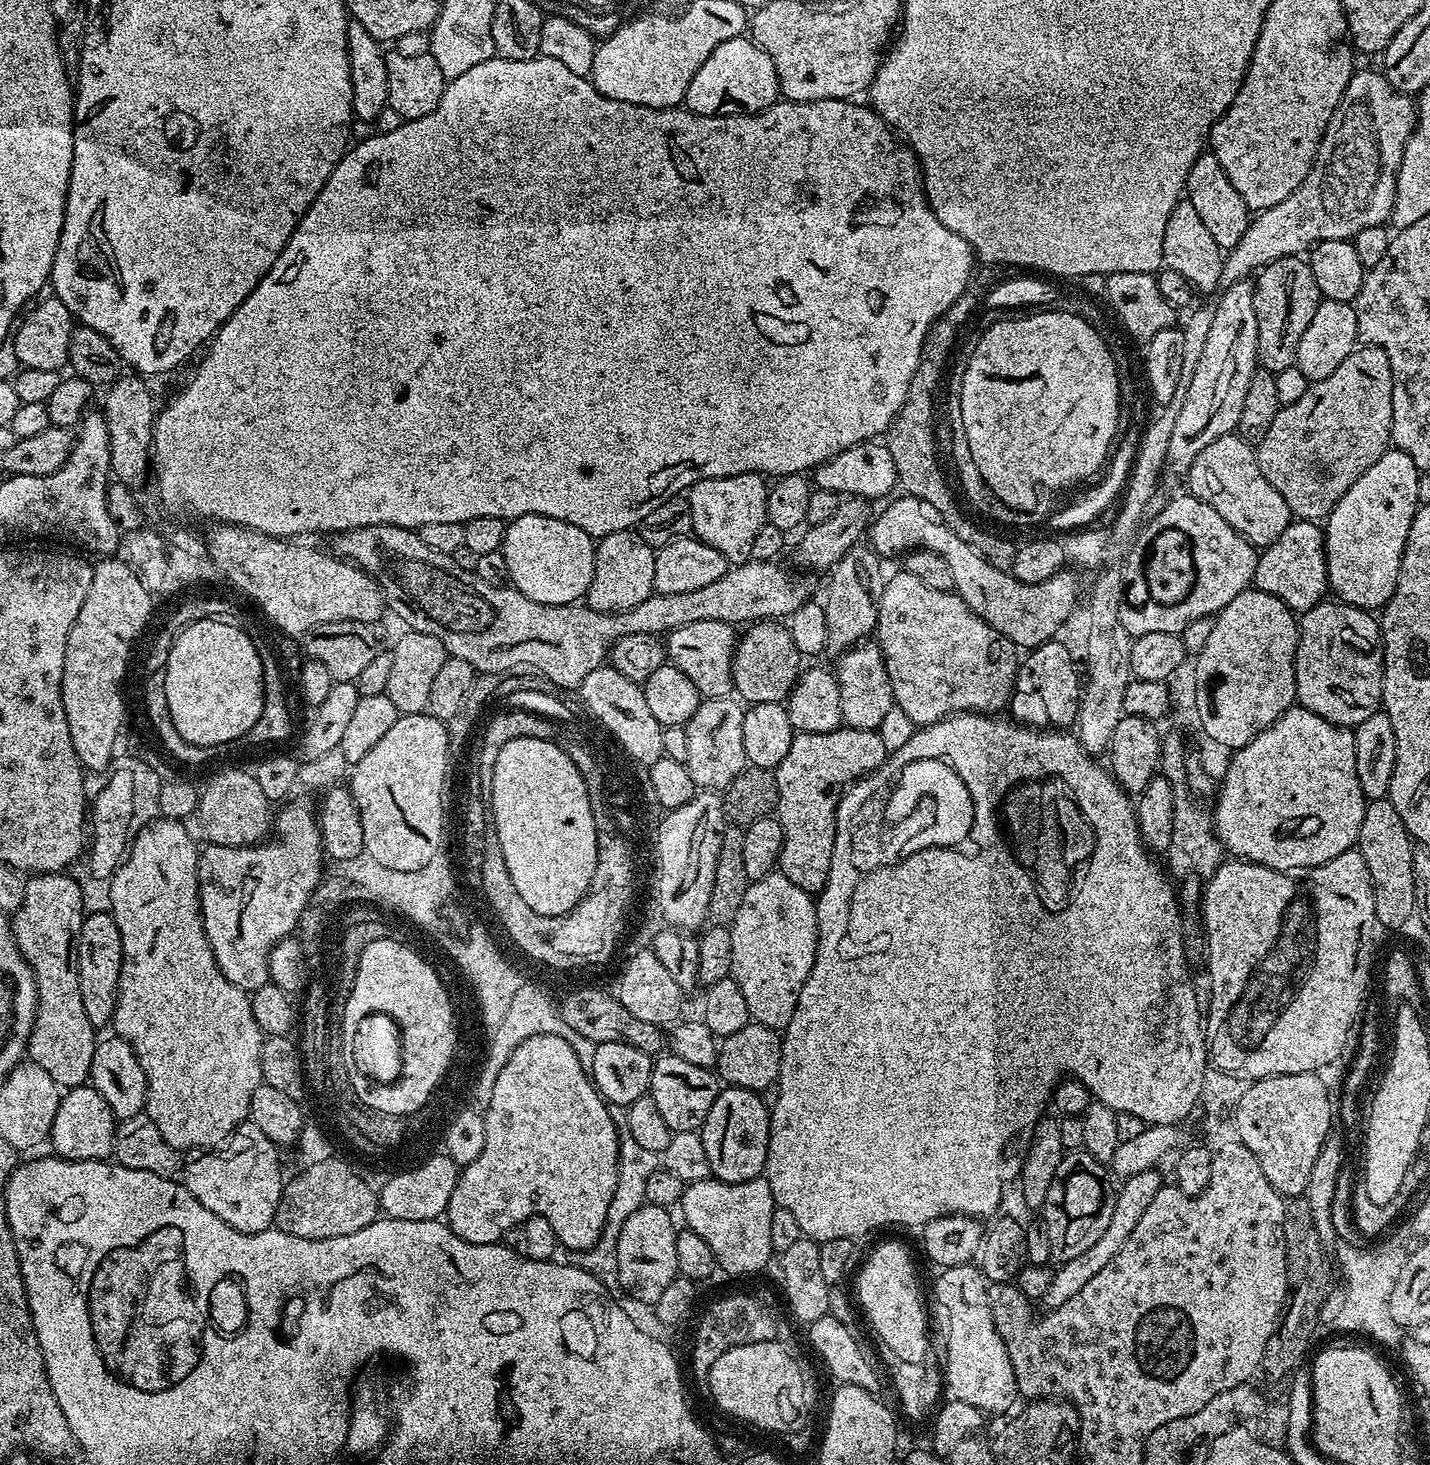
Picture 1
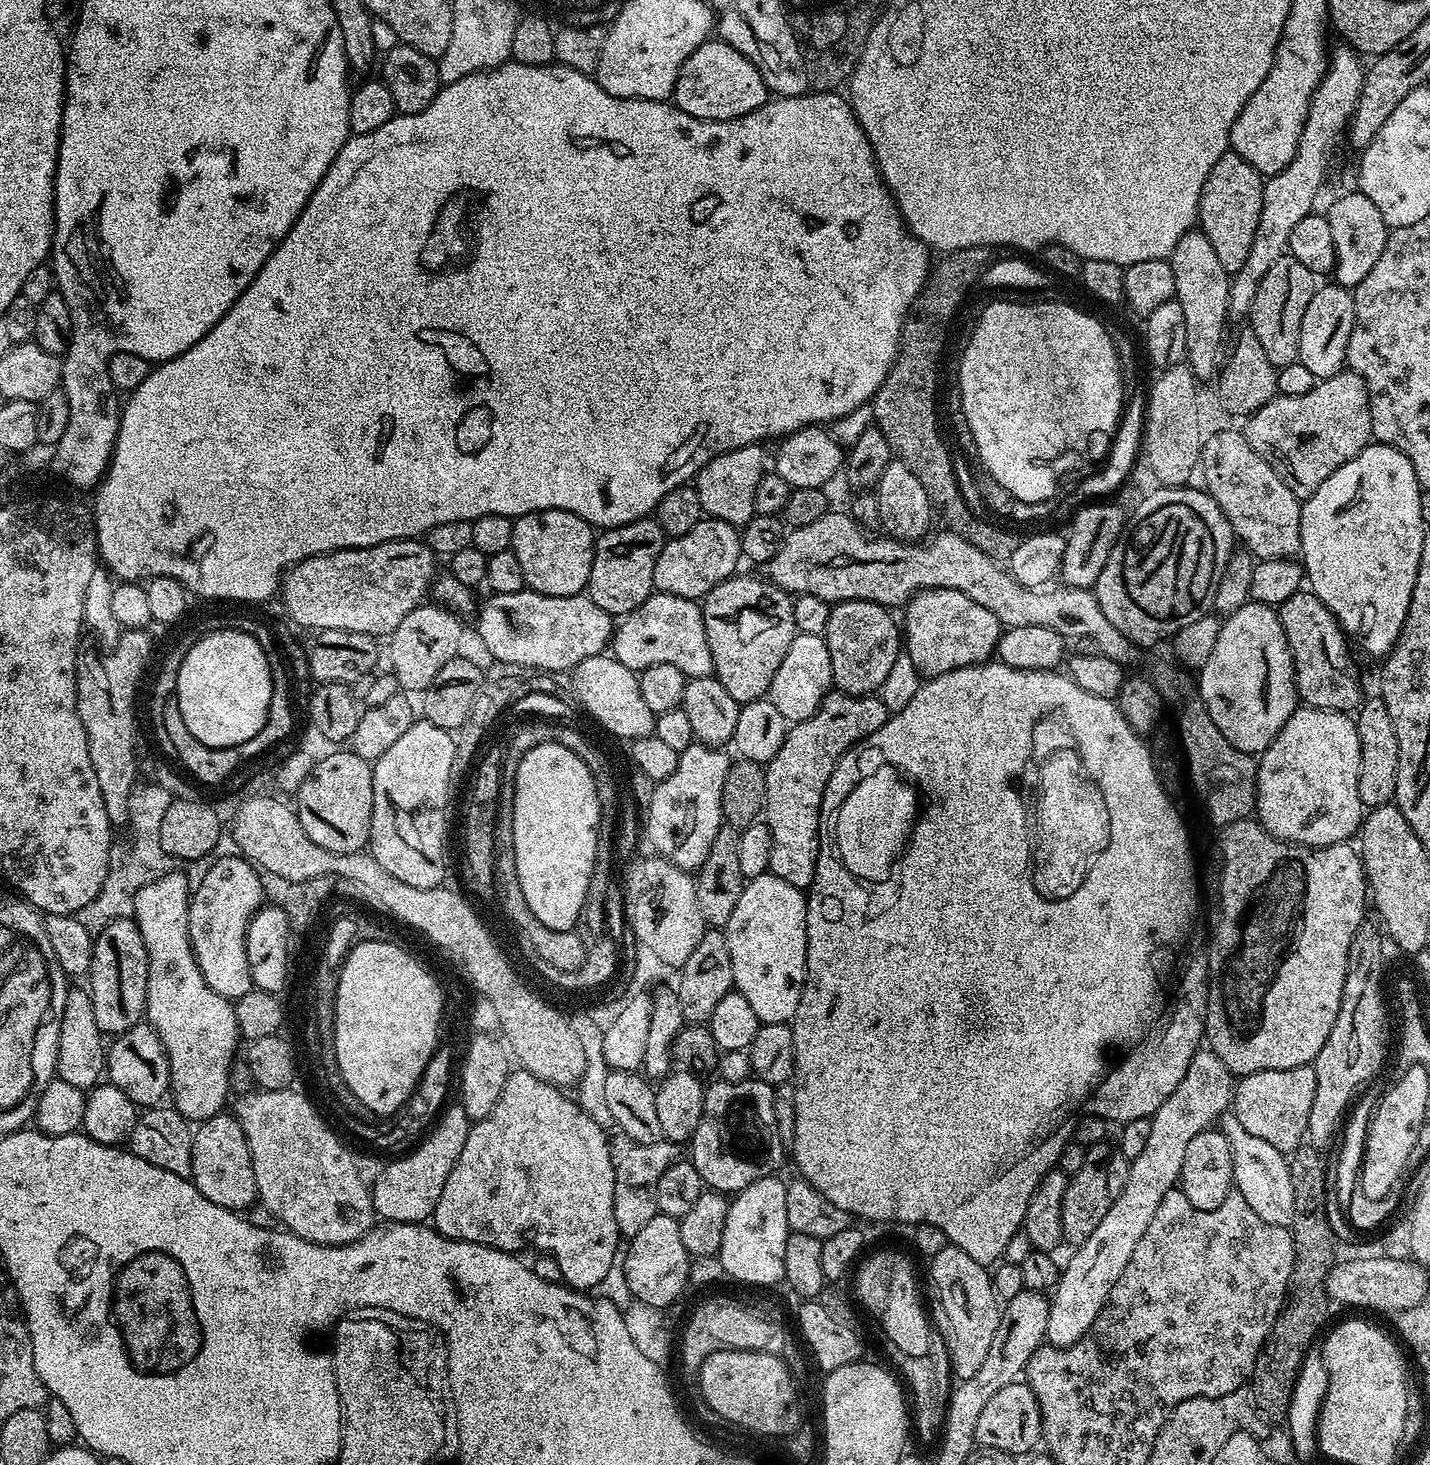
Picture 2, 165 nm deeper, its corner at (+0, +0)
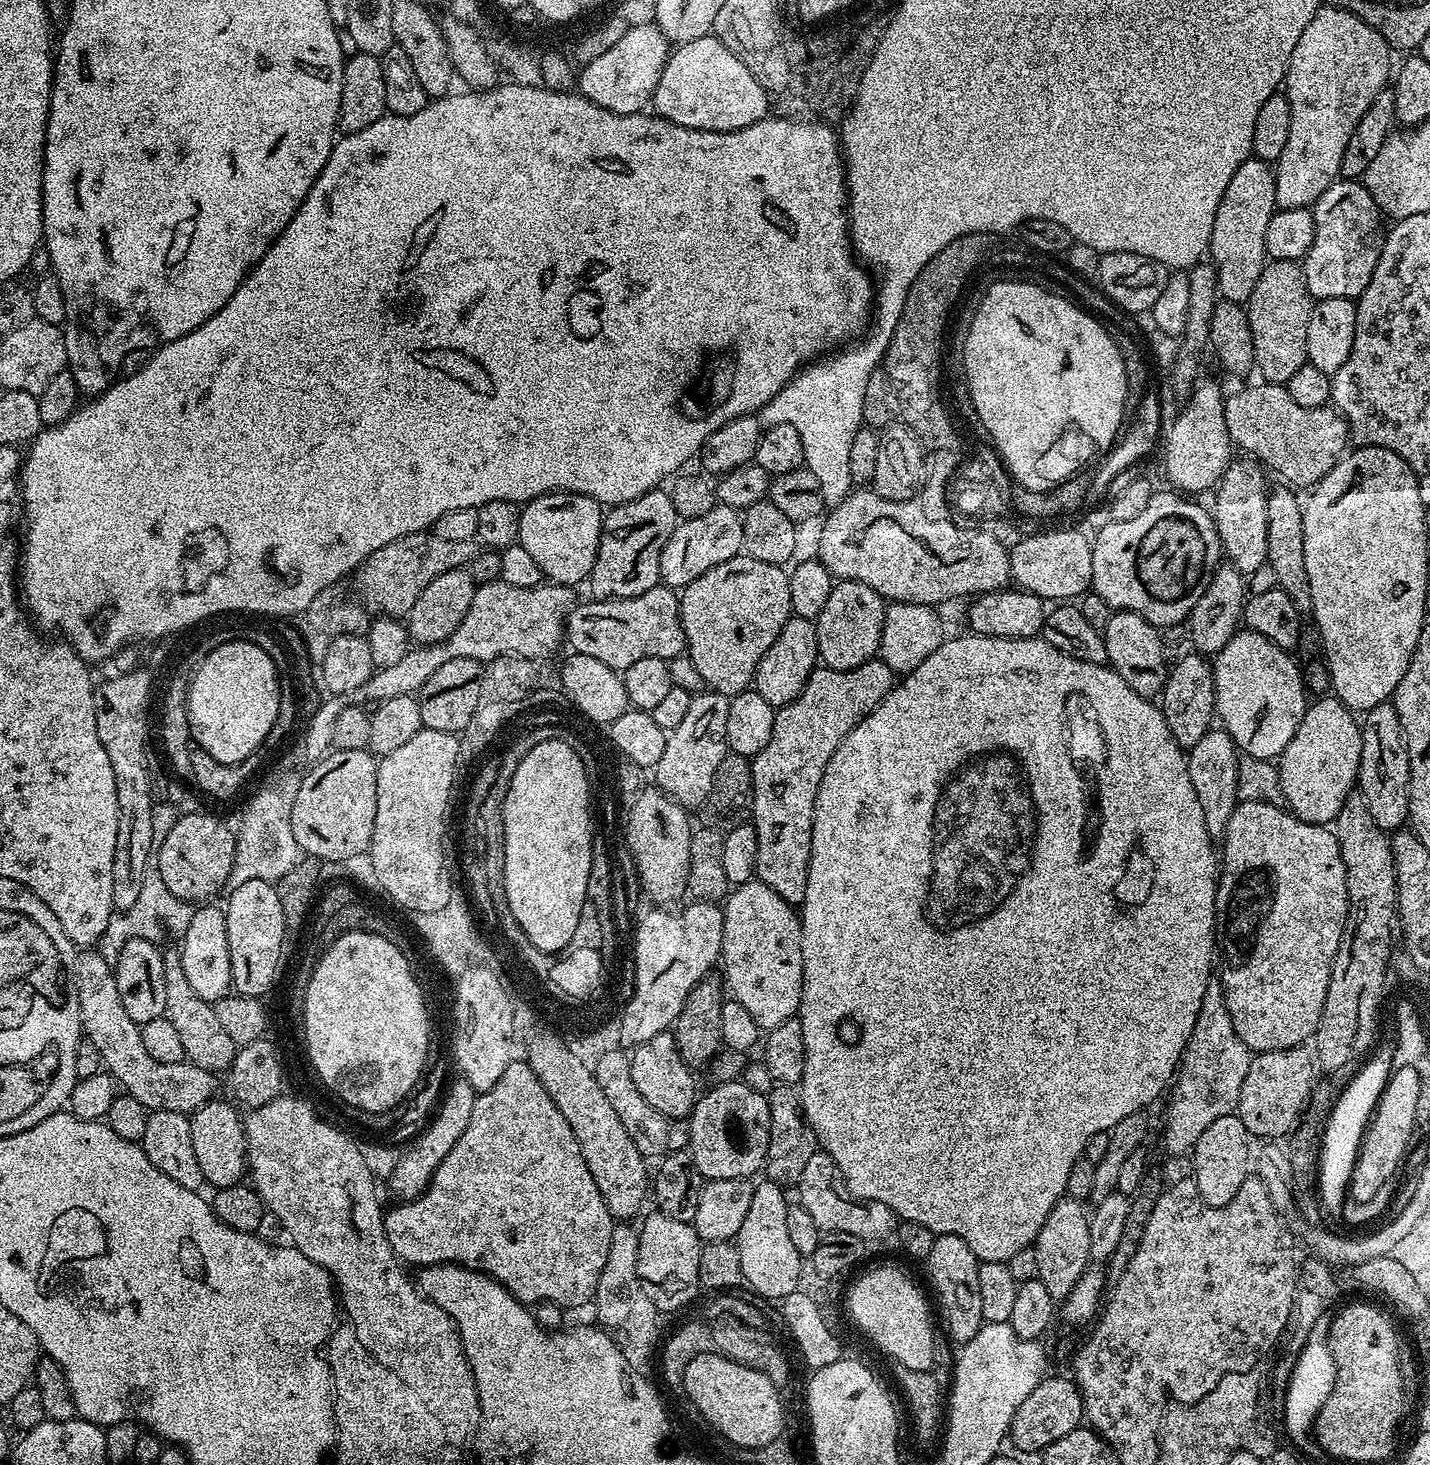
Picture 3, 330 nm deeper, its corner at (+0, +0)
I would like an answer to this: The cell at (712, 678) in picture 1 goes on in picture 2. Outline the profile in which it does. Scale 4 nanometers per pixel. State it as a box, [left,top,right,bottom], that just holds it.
[610,591,713,678]

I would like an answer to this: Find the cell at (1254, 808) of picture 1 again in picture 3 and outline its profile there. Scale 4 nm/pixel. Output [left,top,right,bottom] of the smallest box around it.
[1278,698,1362,825]

